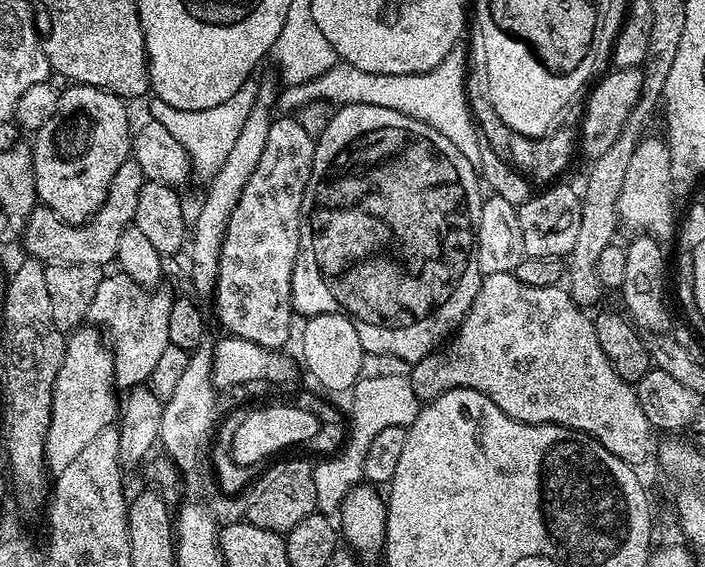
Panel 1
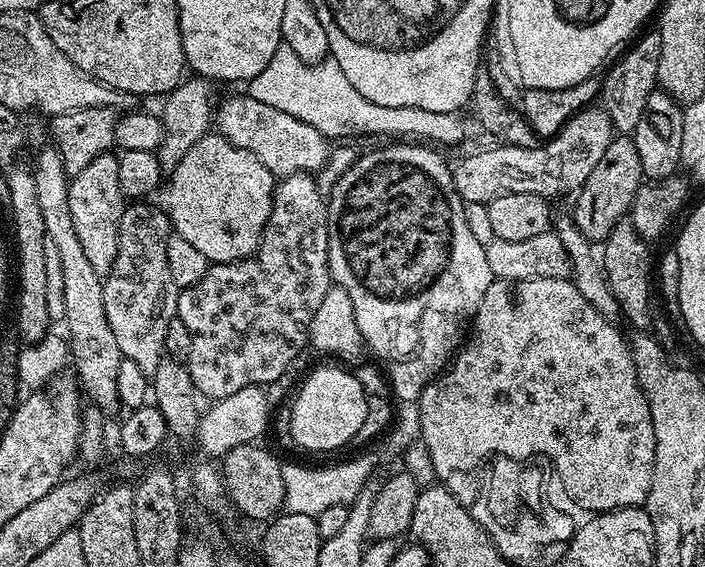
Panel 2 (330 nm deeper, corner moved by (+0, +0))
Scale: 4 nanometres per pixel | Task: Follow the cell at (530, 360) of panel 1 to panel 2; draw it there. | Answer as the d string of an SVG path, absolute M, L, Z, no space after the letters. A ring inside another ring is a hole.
M534 278L533 280L497 280L493 279L492 285L486 290L482 302L478 306L476 316L472 319L470 331L467 333L466 339L463 341L462 347L455 353L454 359L447 365L445 371L441 372L435 380L431 380L422 390L420 399L420 418L422 426L420 427L420 439L424 441L426 450L430 450L430 458L434 461L434 470L437 477L452 476L455 472L468 472L471 468L479 469L485 463L484 452L512 452L512 456L528 456L528 452L548 452L549 456L555 457L556 464L560 464L560 472L564 473L564 477L570 480L573 494L583 501L584 505L589 508L601 508L604 512L610 512L618 508L639 508L647 505L648 495L650 494L650 482L652 481L652 471L654 470L654 422L650 418L650 406L646 402L646 394L640 389L640 383L636 377L636 367L632 361L632 350L626 336L618 330L619 327L615 323L607 321L602 315L582 298L582 294L575 288L571 279L565 278Z

